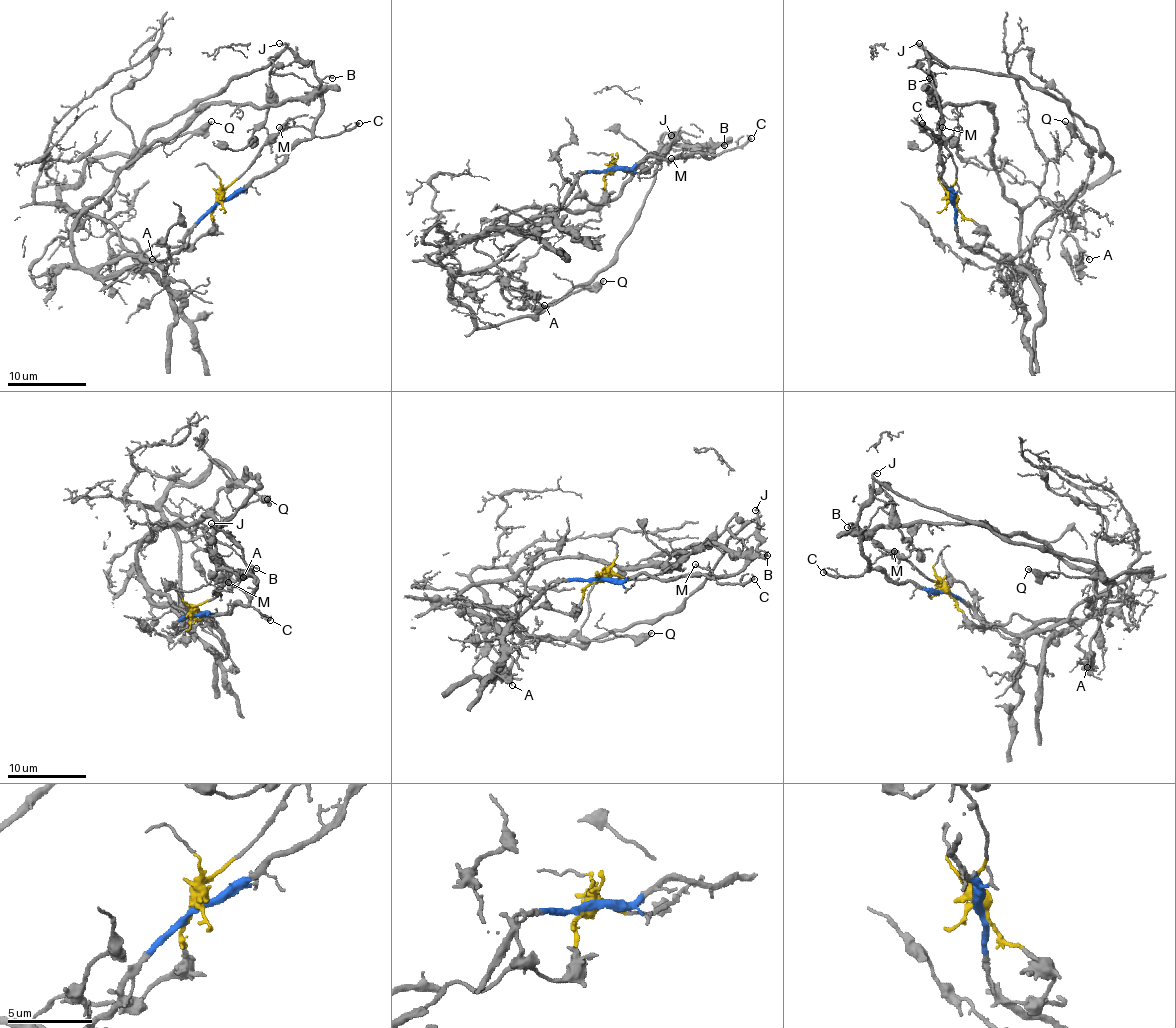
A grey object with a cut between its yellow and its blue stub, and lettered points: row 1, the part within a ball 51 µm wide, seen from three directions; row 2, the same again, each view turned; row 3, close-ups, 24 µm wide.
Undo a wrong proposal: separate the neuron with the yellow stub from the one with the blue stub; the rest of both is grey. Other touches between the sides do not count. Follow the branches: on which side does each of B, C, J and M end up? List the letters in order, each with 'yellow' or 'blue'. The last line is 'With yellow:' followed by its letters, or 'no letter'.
B: blue
C: blue
J: blue
M: blue
With yellow: no letter

